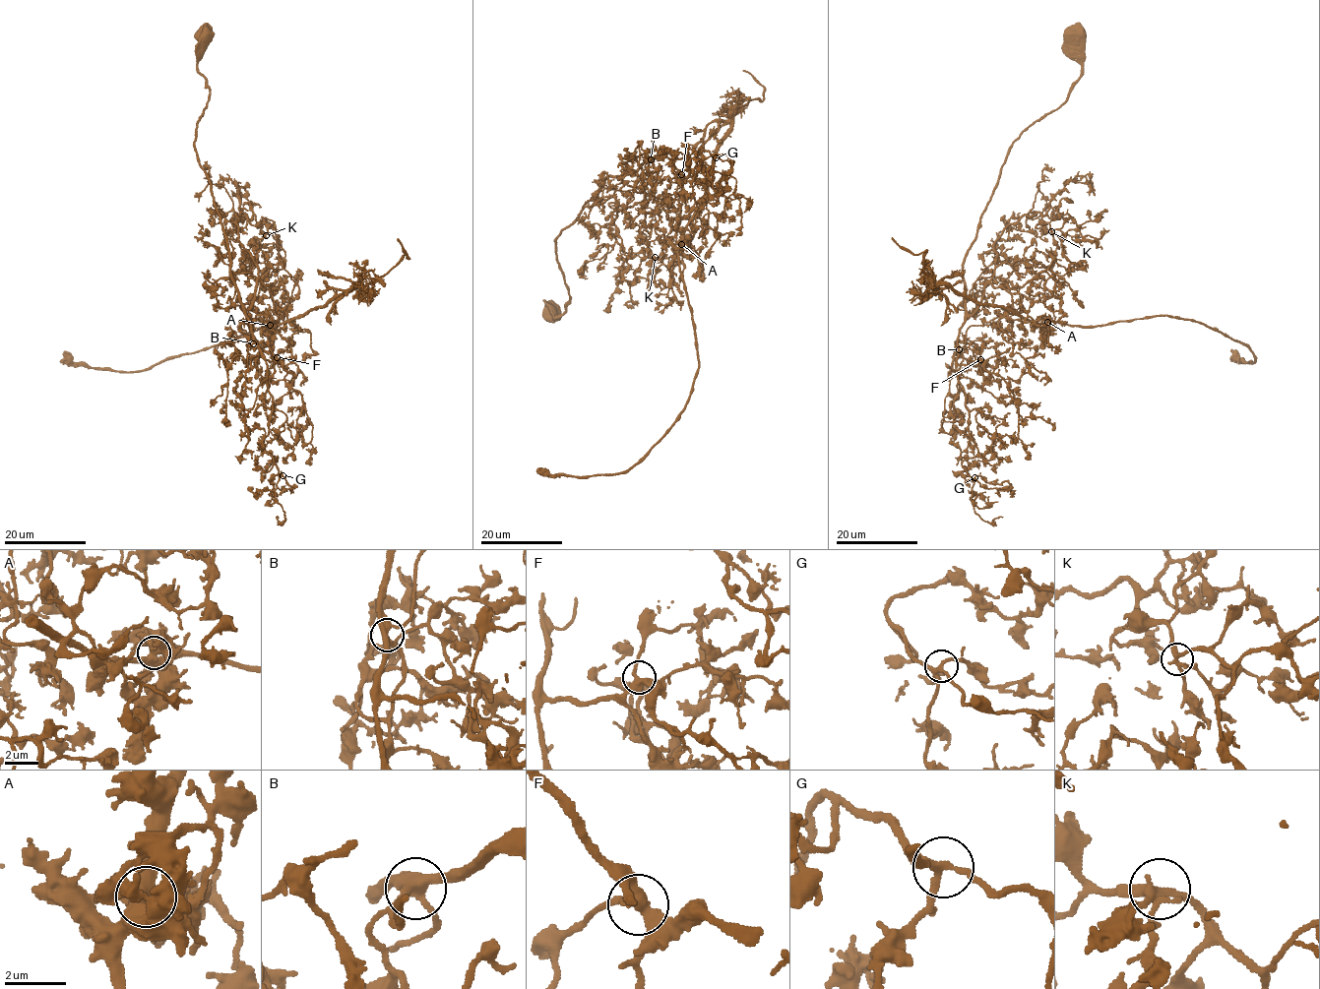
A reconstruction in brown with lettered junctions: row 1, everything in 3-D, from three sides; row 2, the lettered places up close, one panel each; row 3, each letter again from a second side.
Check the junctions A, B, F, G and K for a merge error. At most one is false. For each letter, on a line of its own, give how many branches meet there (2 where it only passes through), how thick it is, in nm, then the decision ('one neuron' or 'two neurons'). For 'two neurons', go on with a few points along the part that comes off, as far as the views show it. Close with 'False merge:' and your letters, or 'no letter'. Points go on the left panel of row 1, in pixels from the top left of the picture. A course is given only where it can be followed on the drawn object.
A: 5 branches meet; 500 nm thick; two neurons; foreign part runs (270, 325), (263, 326), (260, 333), (258, 329), (168, 357), (141, 371), (87, 368), (76, 364), (64, 350)
B: 4 branches meet; 400 nm thick; one neuron
F: 3 branches meet; 360 nm thick; one neuron
G: 4 branches meet; 200 nm thick; one neuron
K: 5 branches meet; 280 nm thick; one neuron
False merge: A

